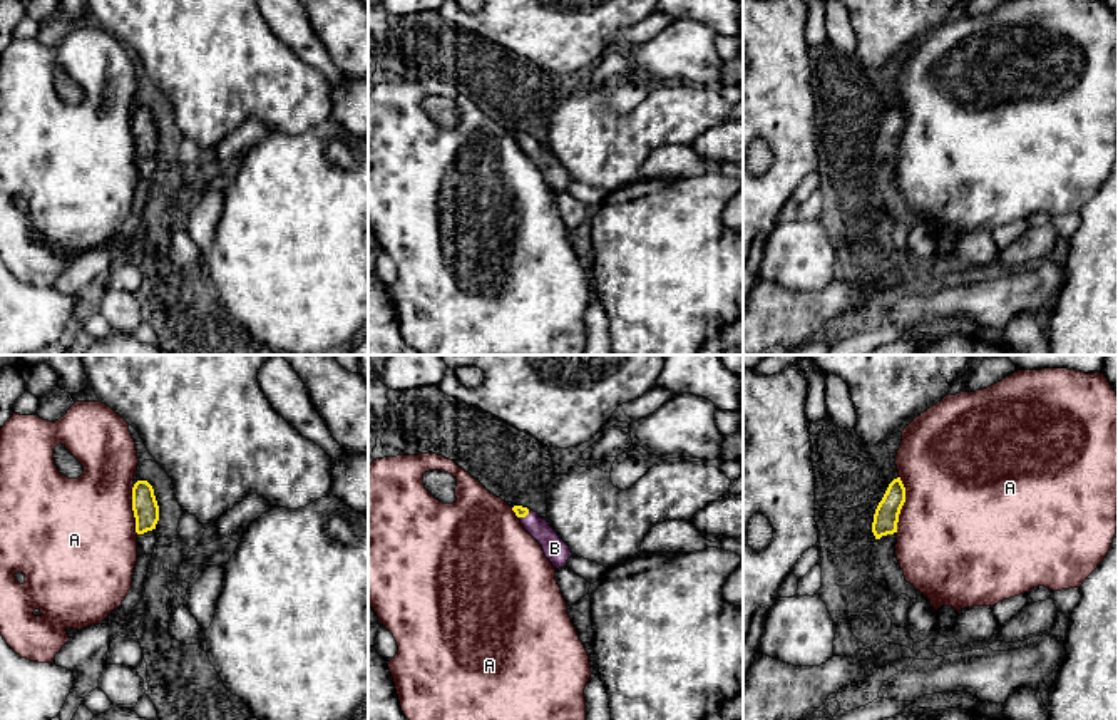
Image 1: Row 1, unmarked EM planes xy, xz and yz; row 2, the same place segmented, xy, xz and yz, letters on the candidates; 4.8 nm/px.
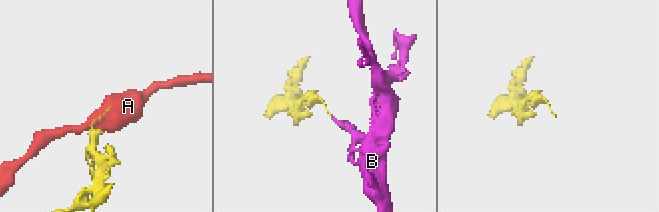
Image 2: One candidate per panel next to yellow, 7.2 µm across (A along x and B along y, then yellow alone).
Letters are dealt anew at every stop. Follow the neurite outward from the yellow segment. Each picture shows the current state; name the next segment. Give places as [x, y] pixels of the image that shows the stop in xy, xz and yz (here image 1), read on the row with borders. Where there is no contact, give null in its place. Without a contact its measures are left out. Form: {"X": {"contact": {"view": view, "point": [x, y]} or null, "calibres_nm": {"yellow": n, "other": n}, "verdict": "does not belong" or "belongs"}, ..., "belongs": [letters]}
{"A": {"contact": {"view": "yz", "point": [902, 504]}, "calibres_nm": {"yellow": 120, "other": 500}, "verdict": "does not belong"}, "B": {"contact": {"view": "xz", "point": [524, 516]}, "calibres_nm": {"yellow": 50, "other": 110}, "verdict": "belongs"}, "belongs": ["B"]}

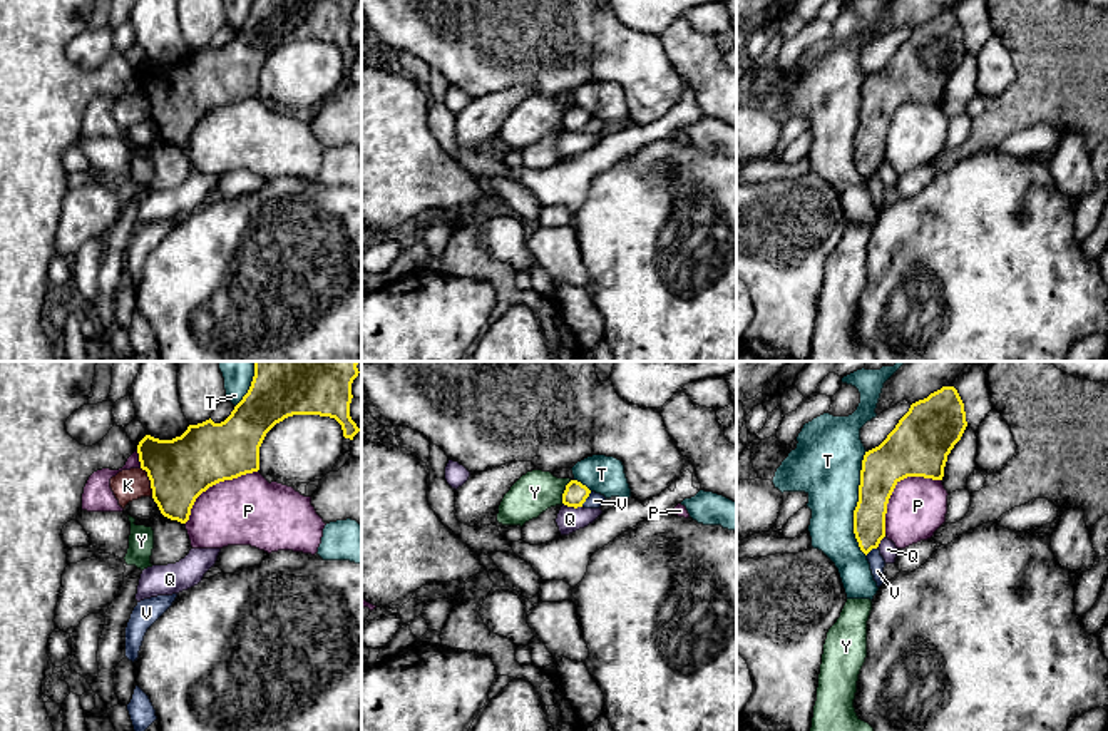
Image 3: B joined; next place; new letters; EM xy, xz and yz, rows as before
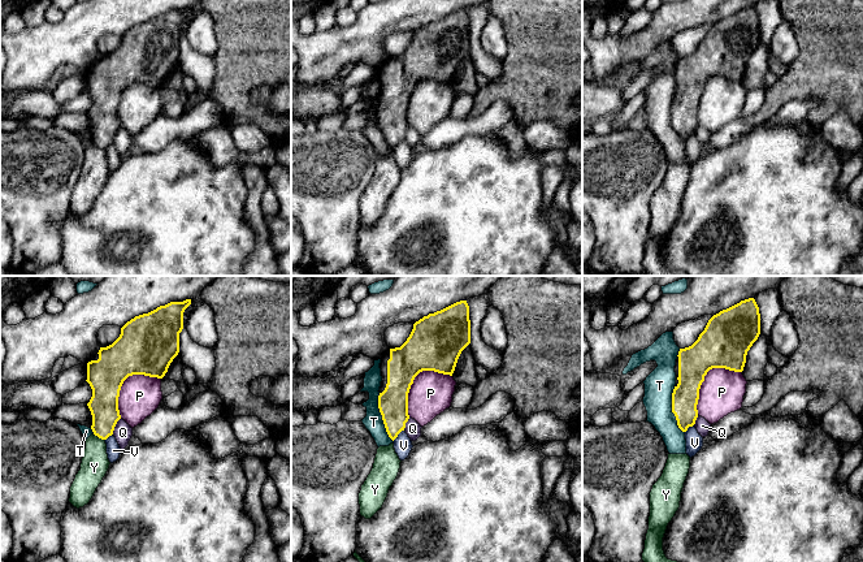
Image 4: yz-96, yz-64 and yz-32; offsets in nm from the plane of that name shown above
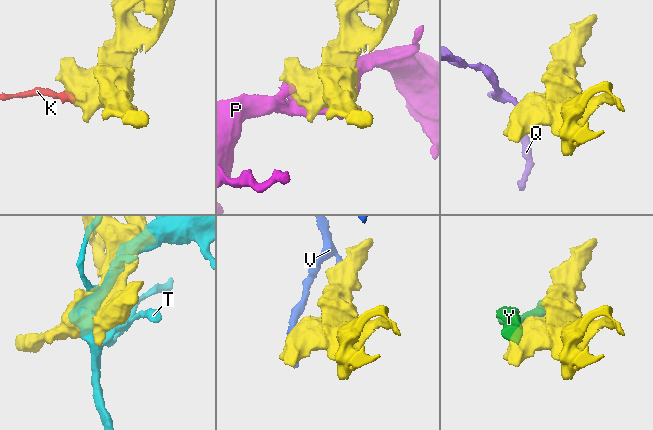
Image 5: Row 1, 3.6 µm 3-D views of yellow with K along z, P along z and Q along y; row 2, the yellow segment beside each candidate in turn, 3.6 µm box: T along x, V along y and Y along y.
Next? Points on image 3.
{"K": {"contact": {"view": "xy", "point": [151, 482]}, "calibres_nm": {"yellow": 300, "other": 150}, "verdict": "does not belong"}, "P": {"contact": {"view": "yz", "point": [894, 487]}, "calibres_nm": {"yellow": 280, "other": 280}, "verdict": "does not belong"}, "Q": {"contact": {"view": "xz", "point": [573, 506]}, "calibres_nm": {"yellow": 110, "other": 120}, "verdict": "does not belong"}, "T": {"contact": {"view": "yz", "point": [857, 504]}, "calibres_nm": {"yellow": 200, "other": 320}, "verdict": "does not belong"}, "V": {"contact": {"view": "xz", "point": [586, 497]}, "calibres_nm": {"yellow": 110, "other": 80}, "verdict": "does not belong"}, "Y": {"contact": {"view": "xz", "point": [564, 492]}, "calibres_nm": {"yellow": 110, "other": 200}, "verdict": "does not belong"}, "belongs": []}

